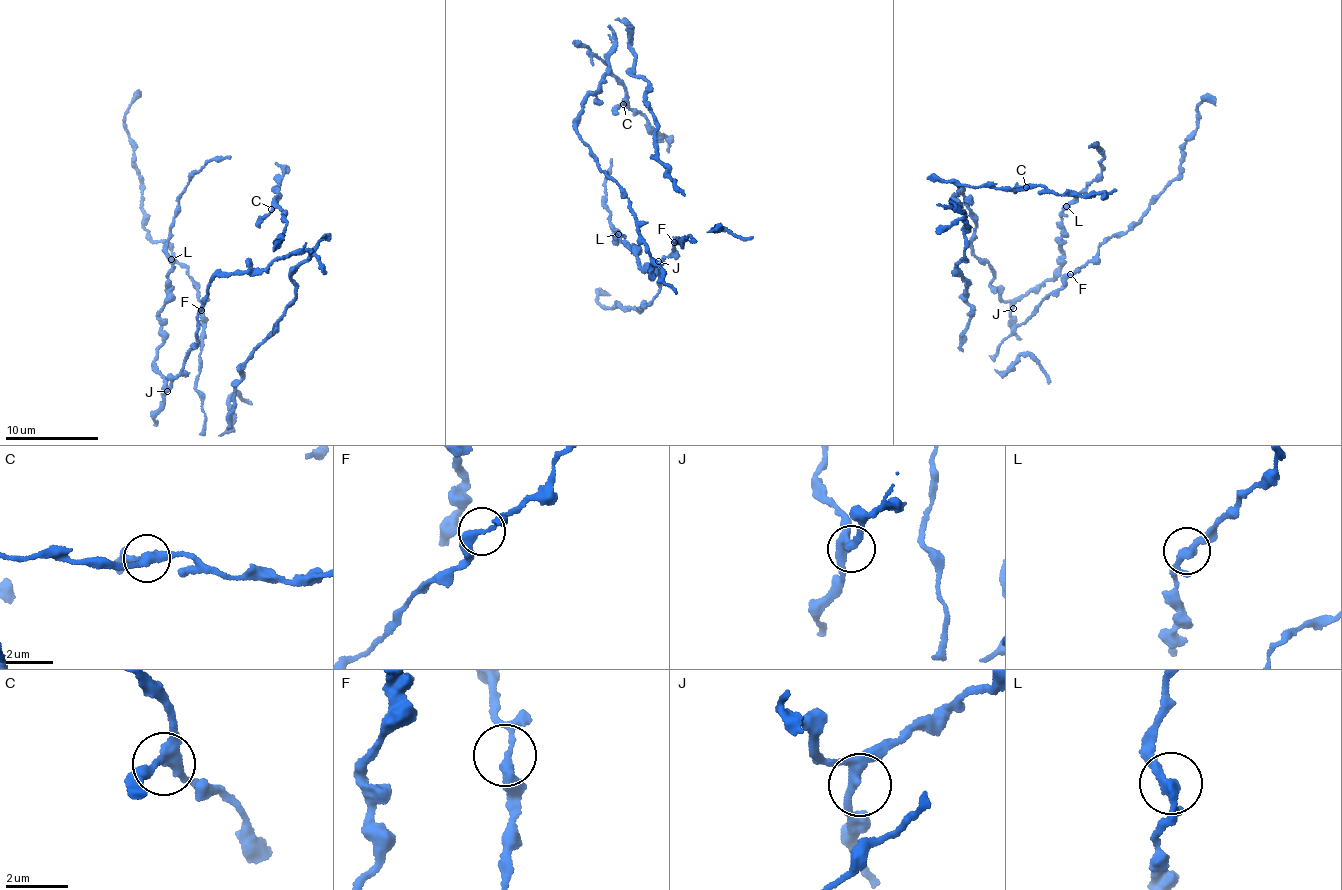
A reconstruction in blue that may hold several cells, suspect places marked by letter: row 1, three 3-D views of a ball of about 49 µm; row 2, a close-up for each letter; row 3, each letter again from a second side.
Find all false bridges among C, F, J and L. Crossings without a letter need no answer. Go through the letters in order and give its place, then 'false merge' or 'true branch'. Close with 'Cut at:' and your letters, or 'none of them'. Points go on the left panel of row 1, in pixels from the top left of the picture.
C: at (271, 209); true branch
F: at (201, 310); true branch
J: at (167, 391); true branch
L: at (171, 259); true branch
Cut at: none of them

